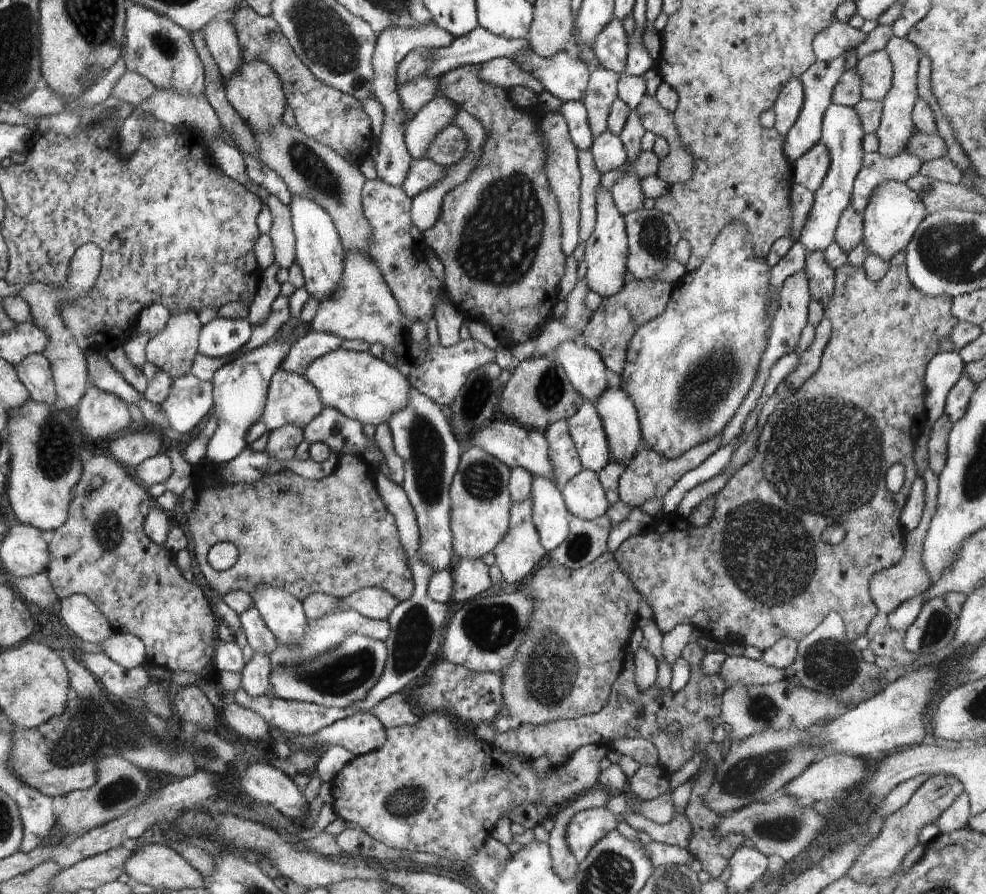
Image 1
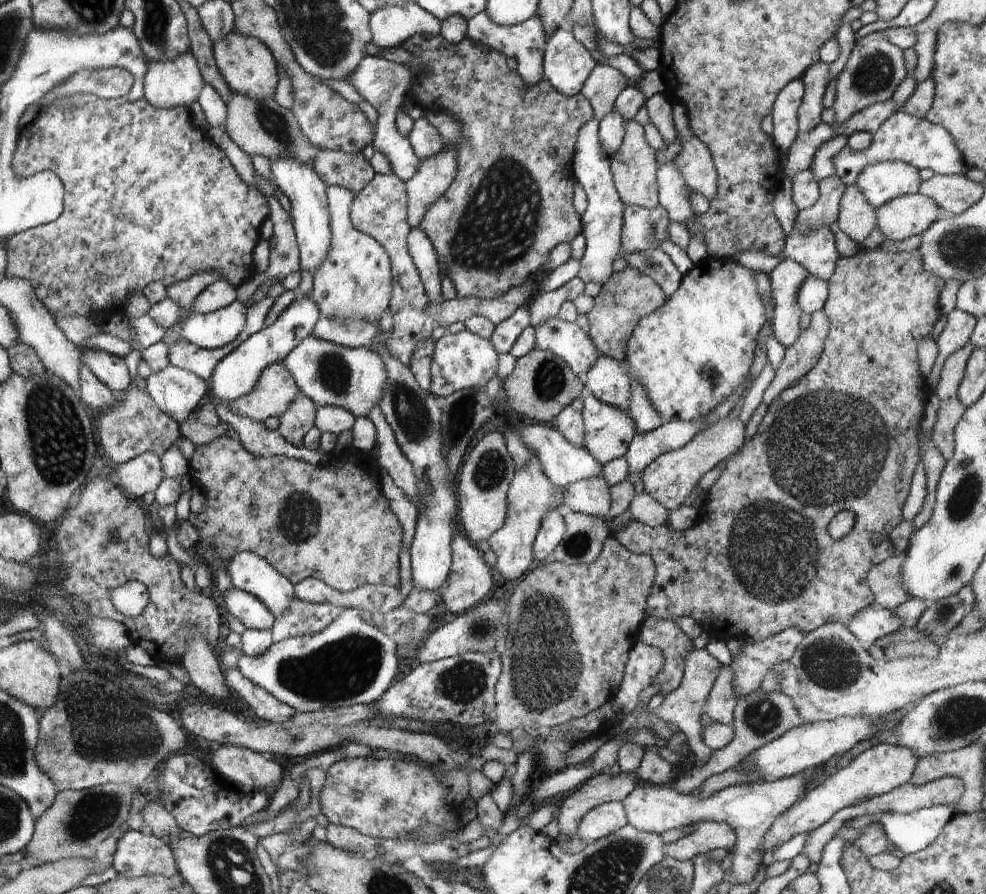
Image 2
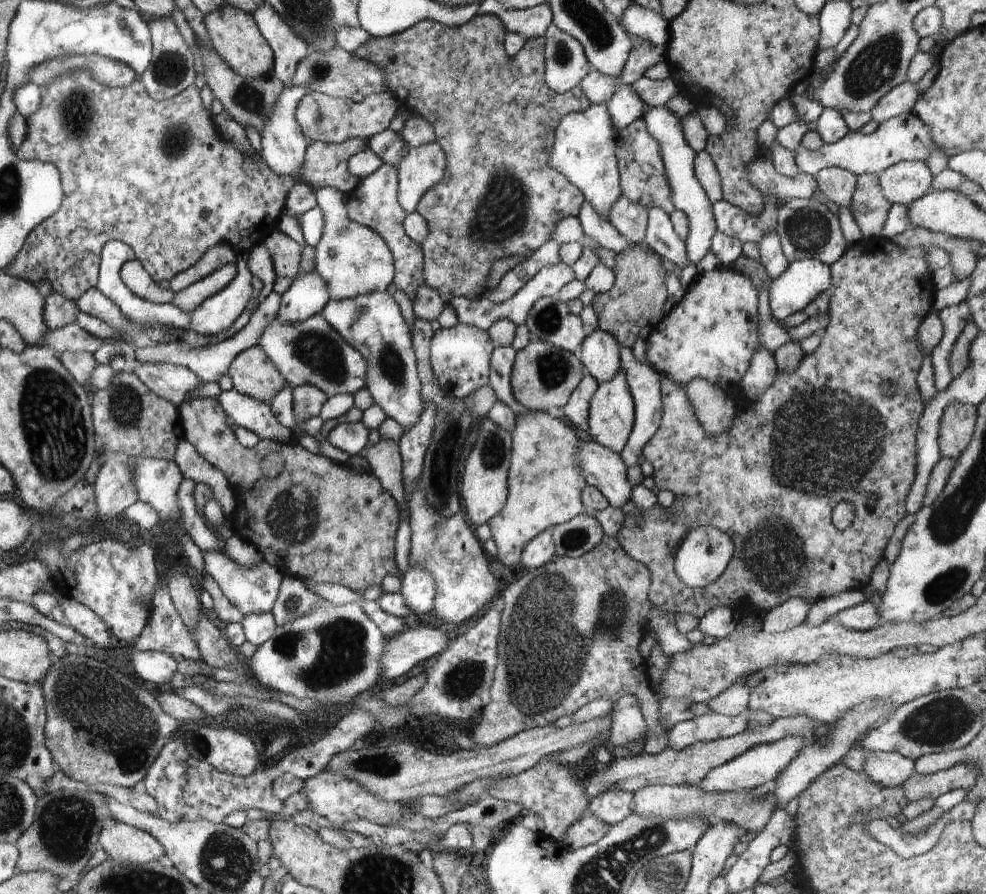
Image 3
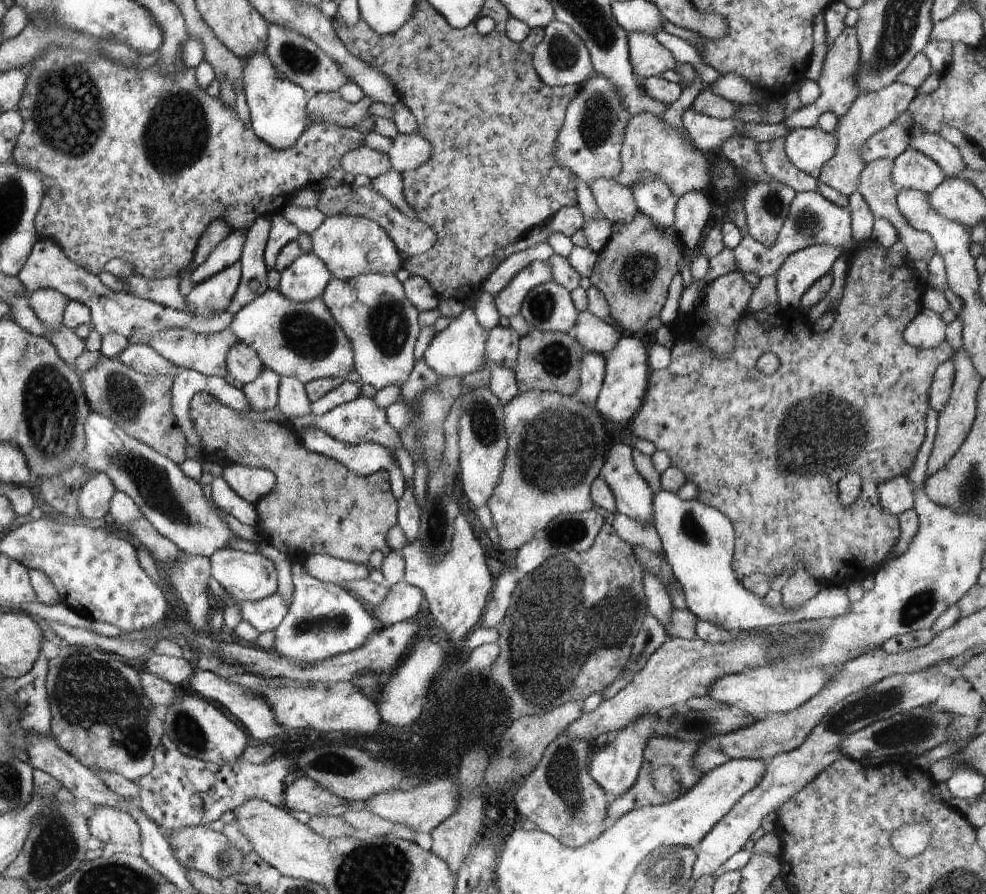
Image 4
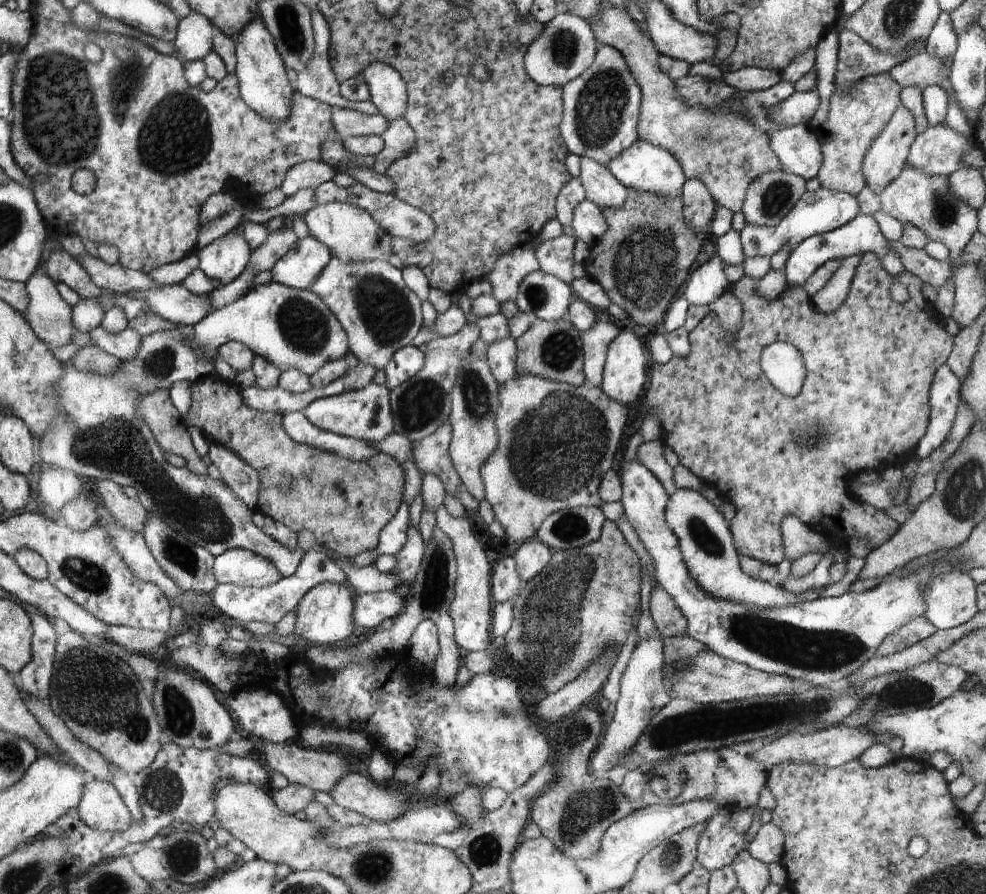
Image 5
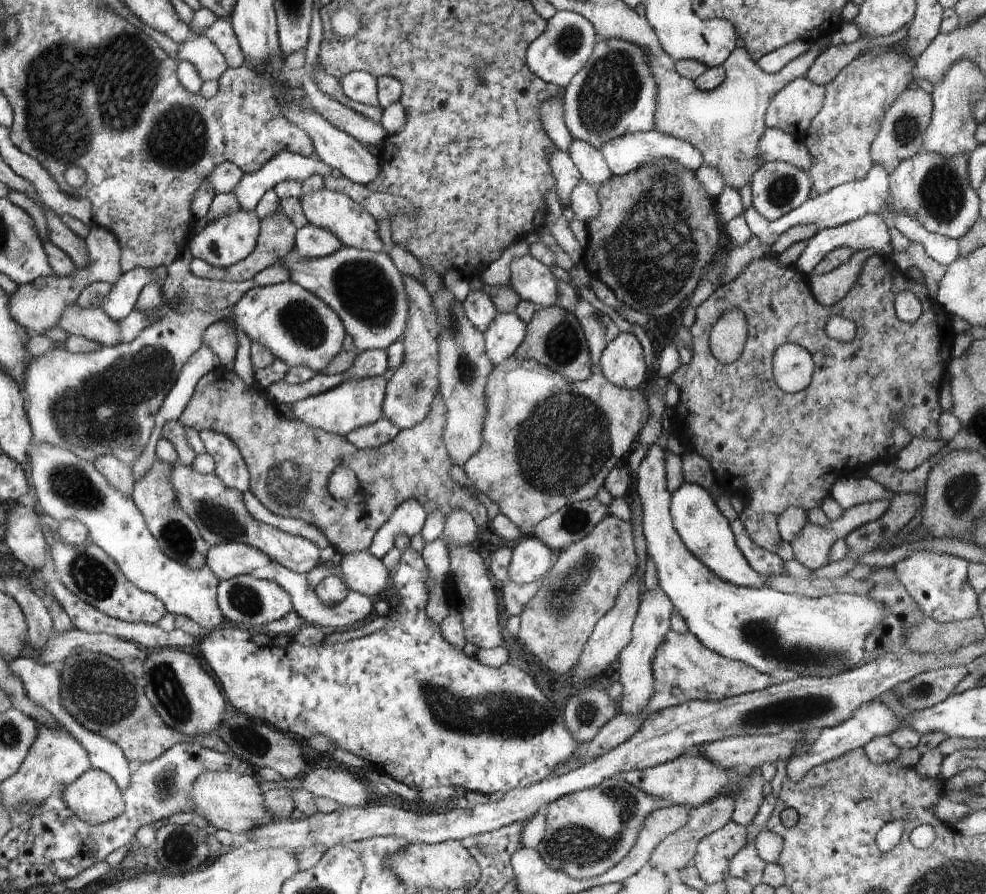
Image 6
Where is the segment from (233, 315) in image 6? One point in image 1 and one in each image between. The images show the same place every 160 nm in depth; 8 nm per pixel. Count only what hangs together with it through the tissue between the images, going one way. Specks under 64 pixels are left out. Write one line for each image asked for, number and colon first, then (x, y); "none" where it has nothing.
1: (367, 388)
2: (353, 378)
3: (313, 353)
4: (303, 340)
5: (293, 329)

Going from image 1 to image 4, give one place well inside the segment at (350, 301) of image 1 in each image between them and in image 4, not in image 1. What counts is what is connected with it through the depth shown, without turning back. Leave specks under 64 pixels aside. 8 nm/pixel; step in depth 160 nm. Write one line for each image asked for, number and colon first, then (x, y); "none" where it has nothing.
2: (354, 281)
3: (353, 260)
4: (349, 246)

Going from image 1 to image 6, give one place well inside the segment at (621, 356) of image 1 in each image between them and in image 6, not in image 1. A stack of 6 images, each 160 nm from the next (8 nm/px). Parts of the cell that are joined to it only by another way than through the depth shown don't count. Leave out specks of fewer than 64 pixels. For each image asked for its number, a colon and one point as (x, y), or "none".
2: (628, 295)
3: (639, 292)
4: (634, 270)
5: (648, 252)
6: (657, 229)

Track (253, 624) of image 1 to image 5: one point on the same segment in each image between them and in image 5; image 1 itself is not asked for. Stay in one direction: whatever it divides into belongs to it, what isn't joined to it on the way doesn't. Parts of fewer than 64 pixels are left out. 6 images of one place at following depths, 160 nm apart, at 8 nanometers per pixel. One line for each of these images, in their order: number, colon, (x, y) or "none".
2: (248, 609)
3: (253, 592)
4: (245, 576)
5: (240, 567)

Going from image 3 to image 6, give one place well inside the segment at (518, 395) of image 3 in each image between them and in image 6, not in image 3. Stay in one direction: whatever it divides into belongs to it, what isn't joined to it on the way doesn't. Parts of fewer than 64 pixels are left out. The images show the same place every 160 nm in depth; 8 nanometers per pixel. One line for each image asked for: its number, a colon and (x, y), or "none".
4: (546, 362)
5: (553, 351)
6: (554, 338)

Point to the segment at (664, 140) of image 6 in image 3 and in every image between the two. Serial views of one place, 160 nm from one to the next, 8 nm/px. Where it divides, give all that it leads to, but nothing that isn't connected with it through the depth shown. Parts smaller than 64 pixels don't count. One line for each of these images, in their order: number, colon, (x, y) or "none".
3: (660, 235)
4: (654, 198)
5: (643, 167)

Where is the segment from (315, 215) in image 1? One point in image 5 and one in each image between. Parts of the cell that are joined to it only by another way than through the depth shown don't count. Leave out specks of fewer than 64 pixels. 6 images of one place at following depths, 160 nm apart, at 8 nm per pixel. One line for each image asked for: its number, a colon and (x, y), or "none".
2: (309, 212)
3: (283, 145)
4: (277, 106)
5: (263, 85)

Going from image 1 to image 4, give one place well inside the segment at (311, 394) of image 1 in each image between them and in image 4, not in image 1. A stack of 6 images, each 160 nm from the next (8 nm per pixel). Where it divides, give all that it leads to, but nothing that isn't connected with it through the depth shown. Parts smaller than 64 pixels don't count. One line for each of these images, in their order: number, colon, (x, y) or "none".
2: (276, 388)
3: (253, 374)
4: (244, 365)

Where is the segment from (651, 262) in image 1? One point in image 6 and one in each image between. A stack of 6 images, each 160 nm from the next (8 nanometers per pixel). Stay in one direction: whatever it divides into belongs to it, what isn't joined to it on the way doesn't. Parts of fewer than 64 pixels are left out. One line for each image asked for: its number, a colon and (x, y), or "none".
2: (643, 229)
3: (630, 219)
4: (616, 202)
5: (600, 186)
6: (594, 169)

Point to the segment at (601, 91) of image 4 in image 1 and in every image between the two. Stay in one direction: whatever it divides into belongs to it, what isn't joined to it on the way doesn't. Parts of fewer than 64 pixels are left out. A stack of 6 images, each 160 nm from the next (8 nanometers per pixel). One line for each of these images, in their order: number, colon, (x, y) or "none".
1: (606, 250)
2: (601, 223)
3: (584, 148)

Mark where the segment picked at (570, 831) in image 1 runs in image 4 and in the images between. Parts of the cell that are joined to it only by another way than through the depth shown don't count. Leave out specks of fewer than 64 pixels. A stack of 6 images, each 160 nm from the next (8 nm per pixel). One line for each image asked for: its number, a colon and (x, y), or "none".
2: (603, 820)
3: (611, 808)
4: (615, 767)

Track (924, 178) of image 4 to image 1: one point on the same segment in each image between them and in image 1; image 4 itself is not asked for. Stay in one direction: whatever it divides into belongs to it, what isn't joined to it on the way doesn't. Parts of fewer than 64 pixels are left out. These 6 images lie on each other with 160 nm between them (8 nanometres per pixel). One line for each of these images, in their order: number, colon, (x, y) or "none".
1: (875, 169)
2: (880, 182)
3: (904, 182)

